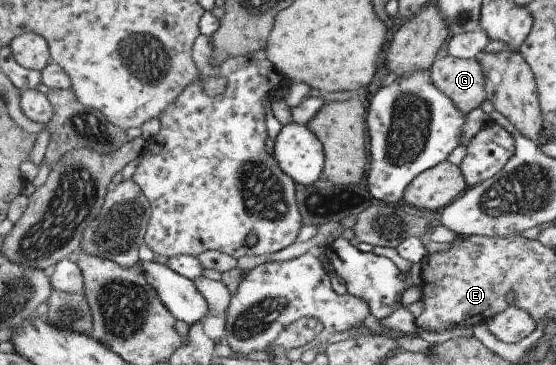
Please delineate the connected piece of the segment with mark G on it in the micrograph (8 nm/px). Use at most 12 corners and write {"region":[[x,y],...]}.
{"region":[[448,55],[430,69],[463,114],[489,99],[478,59]]}

